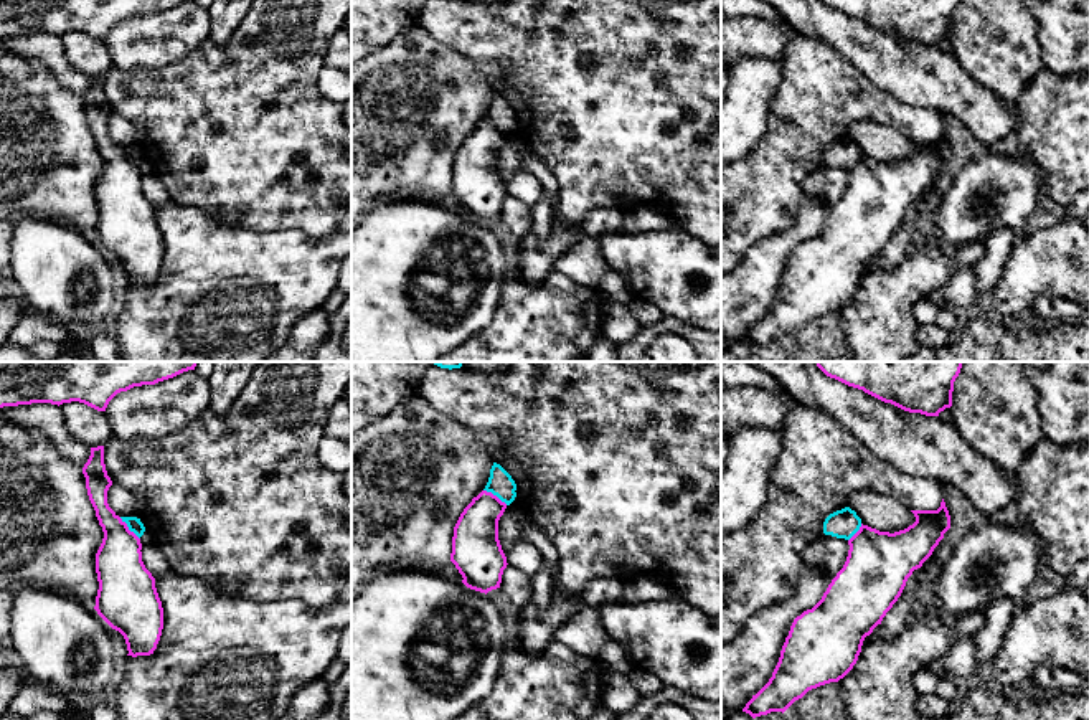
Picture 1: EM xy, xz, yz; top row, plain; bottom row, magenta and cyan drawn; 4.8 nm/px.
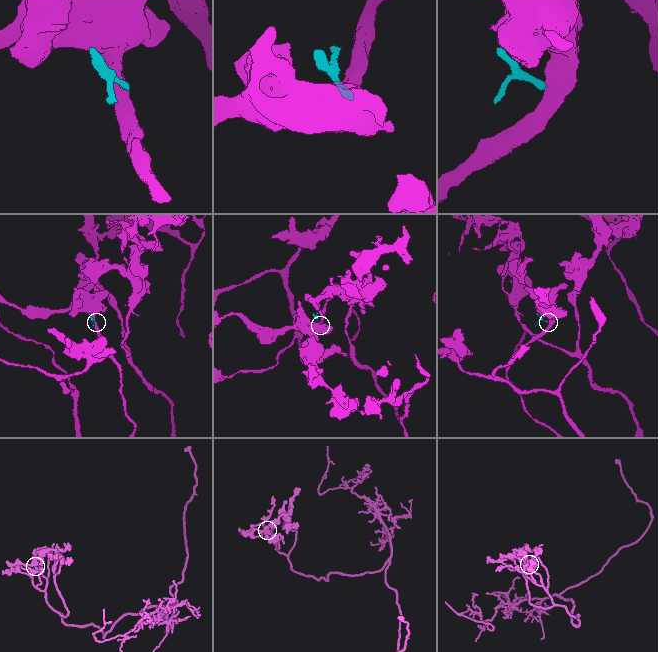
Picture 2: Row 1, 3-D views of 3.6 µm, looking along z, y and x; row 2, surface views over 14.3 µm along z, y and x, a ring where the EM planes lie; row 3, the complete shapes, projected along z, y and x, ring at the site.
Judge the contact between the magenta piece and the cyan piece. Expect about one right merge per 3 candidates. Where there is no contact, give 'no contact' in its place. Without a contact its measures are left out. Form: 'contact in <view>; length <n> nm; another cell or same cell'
contact in xy; length 150 nm; another cell

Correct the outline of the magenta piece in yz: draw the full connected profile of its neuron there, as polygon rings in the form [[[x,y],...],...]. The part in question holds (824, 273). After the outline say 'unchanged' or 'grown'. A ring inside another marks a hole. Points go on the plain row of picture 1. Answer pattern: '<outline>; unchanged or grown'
[[[944,129],[937,140],[911,142],[916,152],[894,163],[861,154],[848,170],[843,198],[822,230],[794,249],[772,307],[742,342],[752,348],[784,343],[808,320],[838,312],[853,299],[865,268],[950,159]]]; unchanged

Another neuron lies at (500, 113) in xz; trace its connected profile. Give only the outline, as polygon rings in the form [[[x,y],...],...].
[[[493,92],[488,112],[483,121],[492,122],[502,132],[518,140],[523,168],[531,172],[540,180],[544,195],[553,201],[551,211],[553,216],[556,216],[559,193],[558,180],[553,172],[548,170],[546,165],[533,154],[533,150],[518,137],[518,121],[512,106],[500,94]]]

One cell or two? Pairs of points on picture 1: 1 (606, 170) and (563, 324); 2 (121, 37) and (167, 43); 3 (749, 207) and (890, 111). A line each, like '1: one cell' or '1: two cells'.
1: two cells
2: one cell
3: one cell

